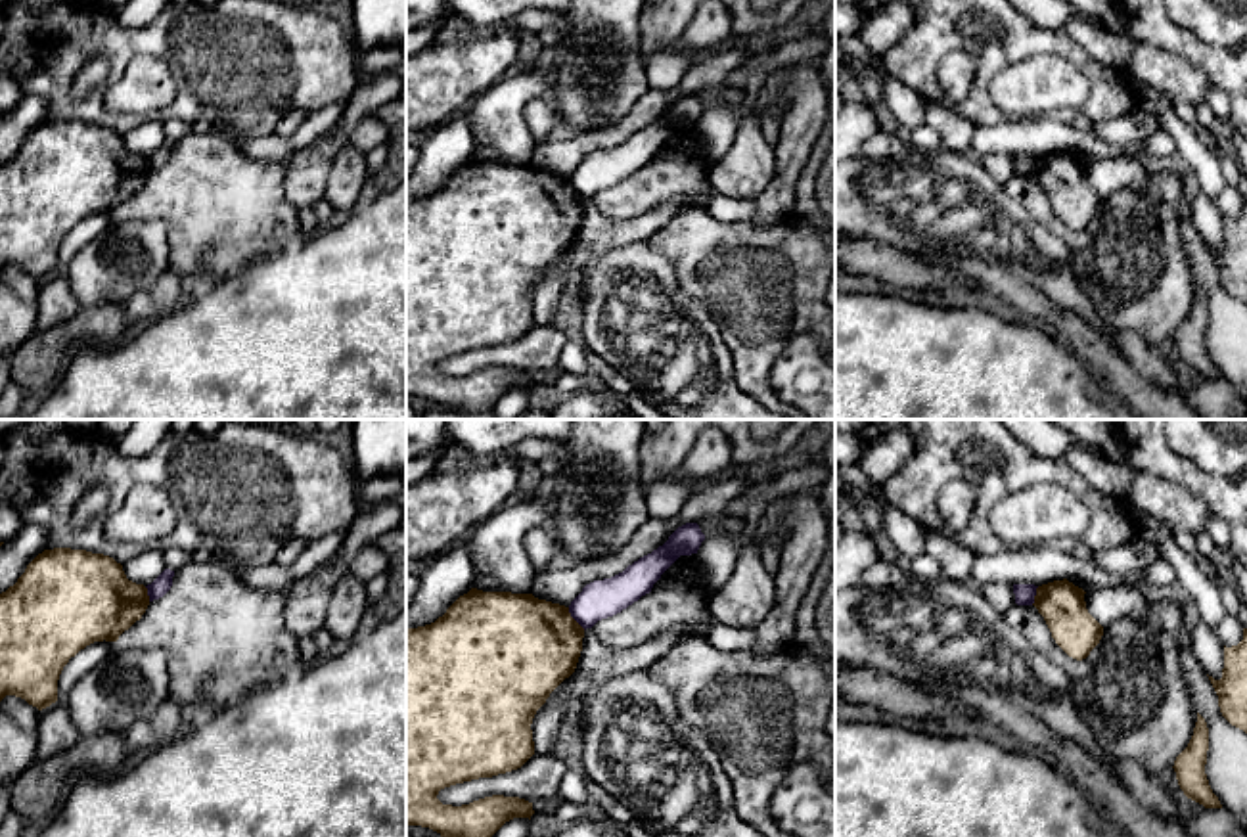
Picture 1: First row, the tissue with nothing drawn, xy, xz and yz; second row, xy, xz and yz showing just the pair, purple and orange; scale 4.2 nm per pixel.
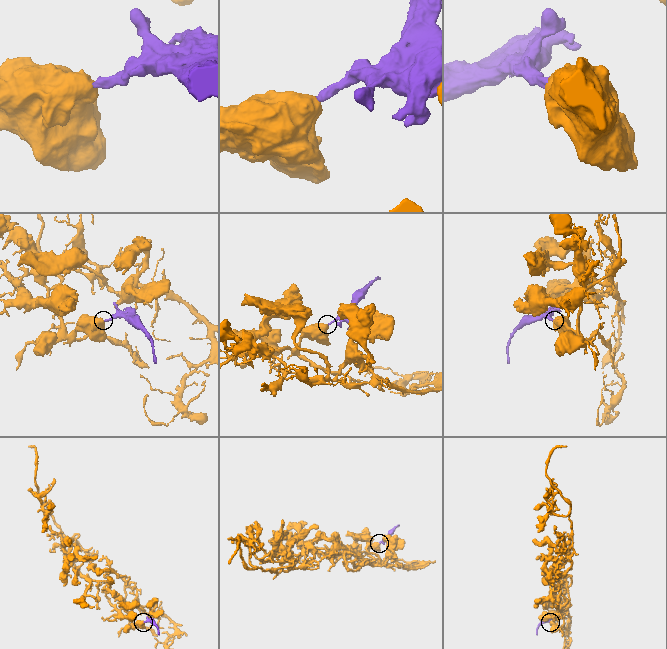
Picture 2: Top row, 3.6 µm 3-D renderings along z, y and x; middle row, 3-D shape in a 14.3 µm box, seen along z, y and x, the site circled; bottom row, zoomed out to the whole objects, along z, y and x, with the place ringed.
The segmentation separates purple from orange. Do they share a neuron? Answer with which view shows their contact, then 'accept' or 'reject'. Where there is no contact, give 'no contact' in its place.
meets purple in xz; reject

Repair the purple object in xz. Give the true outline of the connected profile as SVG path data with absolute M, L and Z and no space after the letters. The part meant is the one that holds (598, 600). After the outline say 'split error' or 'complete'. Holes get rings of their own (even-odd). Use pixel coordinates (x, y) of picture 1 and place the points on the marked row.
M697 523L678 527L669 540L623 573L594 580L571 601L571 617L586 630L649 594L661 575L680 557L697 554L705 534Z; complete

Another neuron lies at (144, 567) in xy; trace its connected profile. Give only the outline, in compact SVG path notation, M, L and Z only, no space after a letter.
M147 546L142 554L126 559L123 571L136 584L151 584L165 571L163 546Z

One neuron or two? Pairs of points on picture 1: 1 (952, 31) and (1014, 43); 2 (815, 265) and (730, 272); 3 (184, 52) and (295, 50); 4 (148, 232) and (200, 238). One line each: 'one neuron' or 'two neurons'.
1: one neuron
2: one neuron
3: one neuron
4: two neurons

